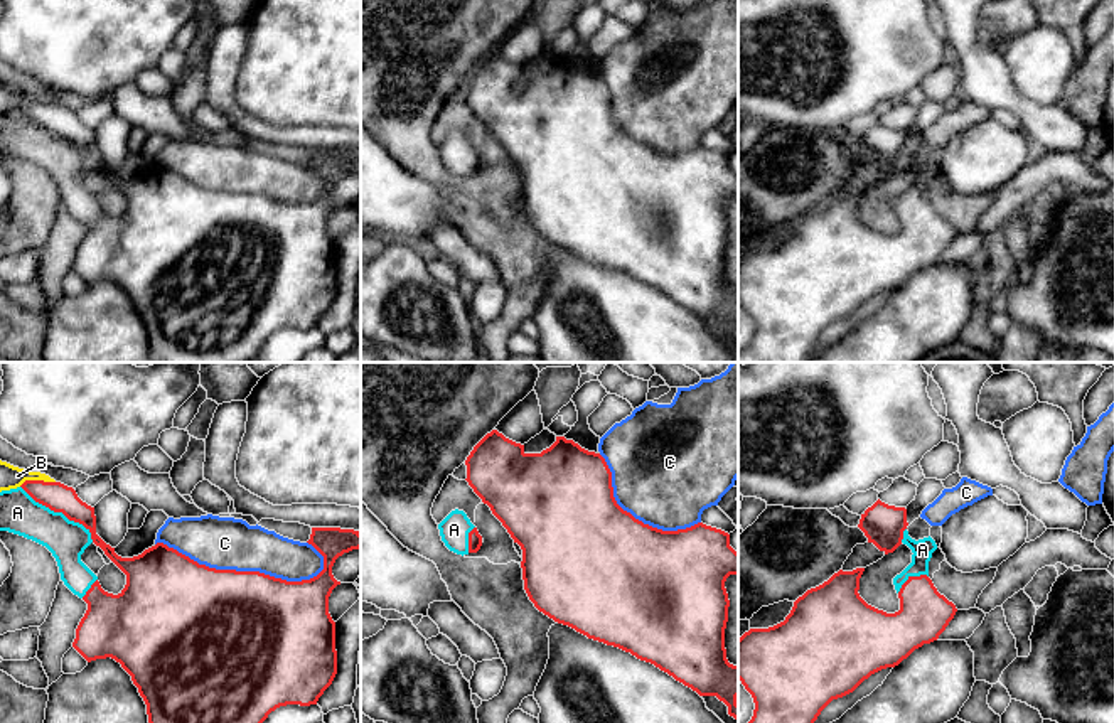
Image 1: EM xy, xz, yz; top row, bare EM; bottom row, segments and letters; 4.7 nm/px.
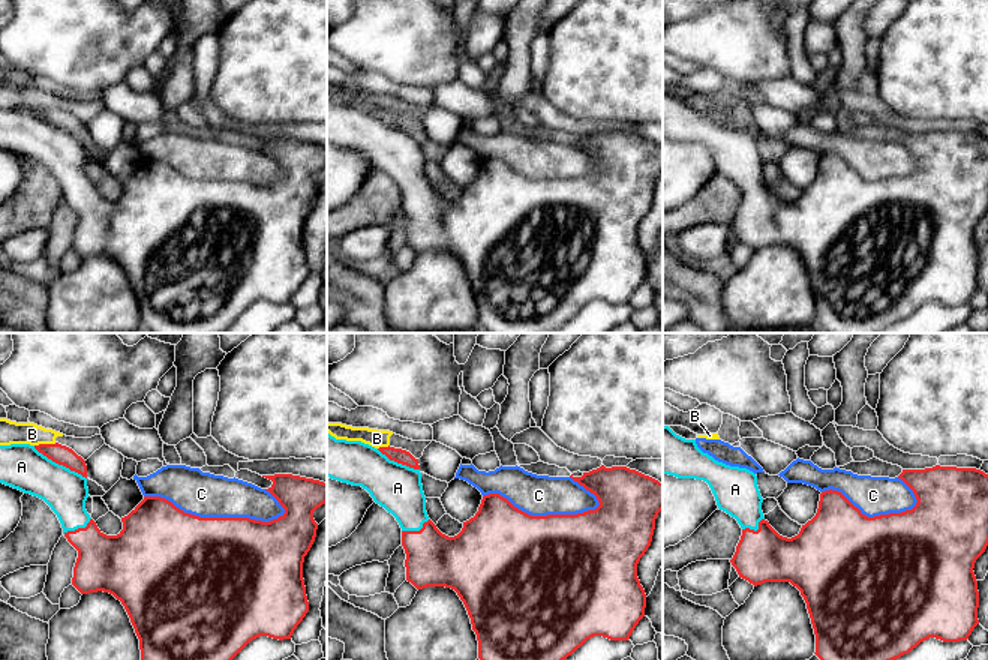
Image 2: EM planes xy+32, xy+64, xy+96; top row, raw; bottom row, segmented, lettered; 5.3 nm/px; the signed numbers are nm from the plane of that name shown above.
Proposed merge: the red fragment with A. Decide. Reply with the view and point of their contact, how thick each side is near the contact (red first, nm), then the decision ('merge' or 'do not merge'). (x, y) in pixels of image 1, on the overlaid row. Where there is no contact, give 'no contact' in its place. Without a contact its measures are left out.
xy (59, 511) | 140/190 nm | merge

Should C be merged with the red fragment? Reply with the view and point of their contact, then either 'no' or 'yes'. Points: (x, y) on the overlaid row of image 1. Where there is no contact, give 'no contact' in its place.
contact xy (240, 572); no

